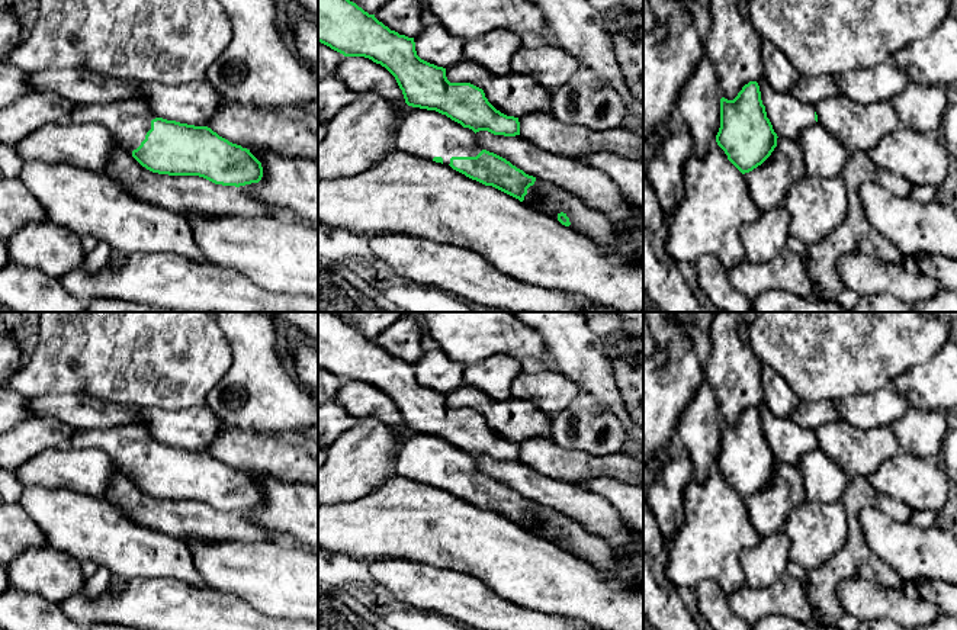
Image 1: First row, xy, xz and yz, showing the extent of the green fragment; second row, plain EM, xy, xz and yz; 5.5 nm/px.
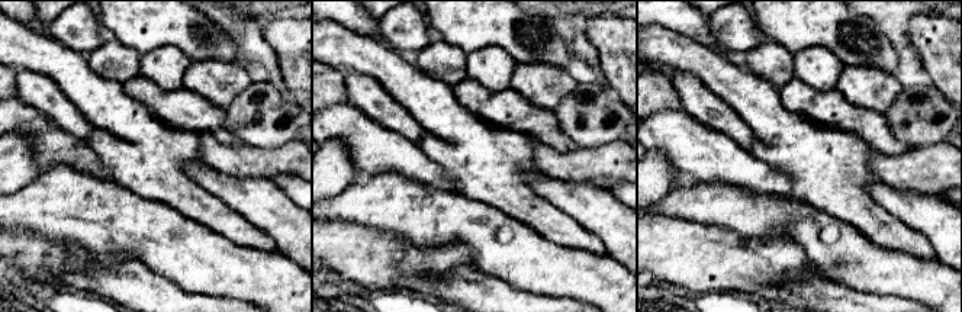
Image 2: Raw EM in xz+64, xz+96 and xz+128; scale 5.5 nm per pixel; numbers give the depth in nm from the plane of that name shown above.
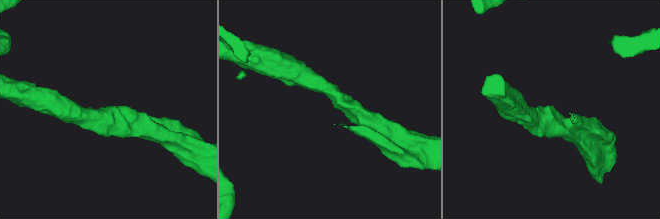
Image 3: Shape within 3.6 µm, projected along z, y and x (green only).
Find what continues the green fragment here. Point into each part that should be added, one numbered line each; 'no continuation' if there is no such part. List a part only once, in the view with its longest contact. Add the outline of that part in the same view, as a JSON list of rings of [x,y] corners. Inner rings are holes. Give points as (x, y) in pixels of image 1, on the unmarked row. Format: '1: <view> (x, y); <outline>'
1: xz (427, 459); [[[412,431],[398,449],[395,470],[425,485],[441,482],[447,491],[452,482],[476,482],[482,476],[472,454],[436,435]]]

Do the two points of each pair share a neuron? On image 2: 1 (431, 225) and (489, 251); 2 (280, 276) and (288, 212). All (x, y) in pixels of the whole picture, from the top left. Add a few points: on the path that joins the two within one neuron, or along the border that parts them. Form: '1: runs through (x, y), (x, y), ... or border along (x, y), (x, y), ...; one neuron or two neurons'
1: runs through (446, 225), (463, 225), (475, 237); one neuron
2: border along (277, 251), (296, 264); two neurons

